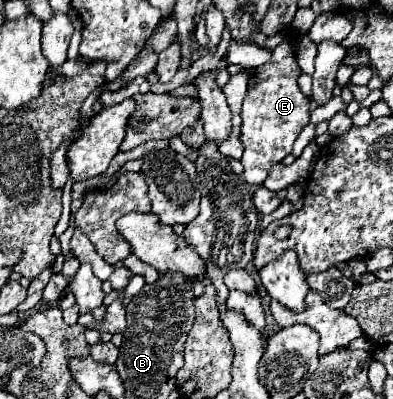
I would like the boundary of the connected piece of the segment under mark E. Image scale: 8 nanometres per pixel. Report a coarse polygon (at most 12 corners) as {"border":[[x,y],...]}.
{"border":[[298,33],[256,69],[242,105],[244,179],[264,183],[312,103],[298,87]]}

